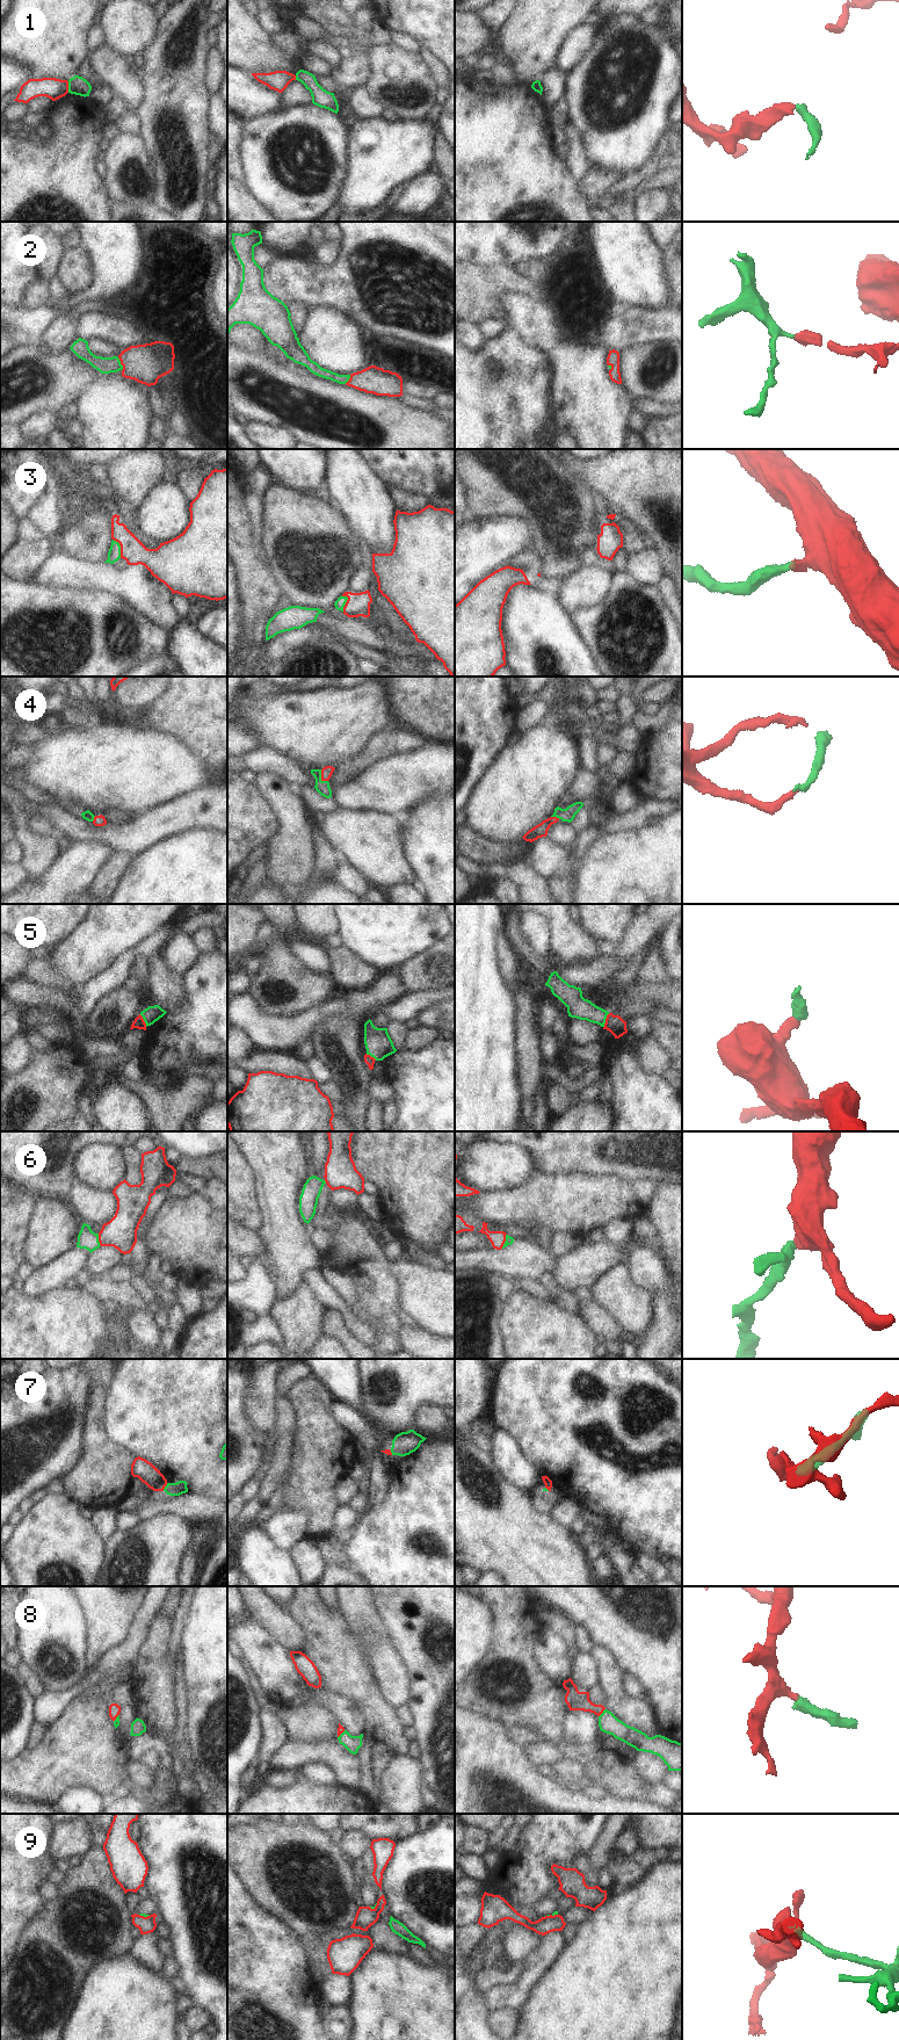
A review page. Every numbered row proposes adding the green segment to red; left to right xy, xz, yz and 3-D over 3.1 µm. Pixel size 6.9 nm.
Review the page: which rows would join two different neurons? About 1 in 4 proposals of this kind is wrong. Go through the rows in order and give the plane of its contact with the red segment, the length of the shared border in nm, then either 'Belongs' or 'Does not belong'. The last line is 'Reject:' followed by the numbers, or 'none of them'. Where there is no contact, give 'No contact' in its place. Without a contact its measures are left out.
1: Touches red in xy. Shared border 80 nm. Does not belong
2: Touches red in xy. Shared border 90 nm. Belongs
3: Touches red in xy. Shared border 150 nm. Belongs
4: Touches red in xz. Shared border 100 nm. Belongs
5: Touches red in yz. Shared border 110 nm. Does not belong
6: Touches red in yz. Shared border 110 nm. Belongs
7: Touches red in xy. Shared border 70 nm. Does not belong
8: Touches red in yz. Shared border 80 nm. Belongs
9: Touches red in xy. Shared border 80 nm. Does not belong
Reject: 1, 5, 7, 9

